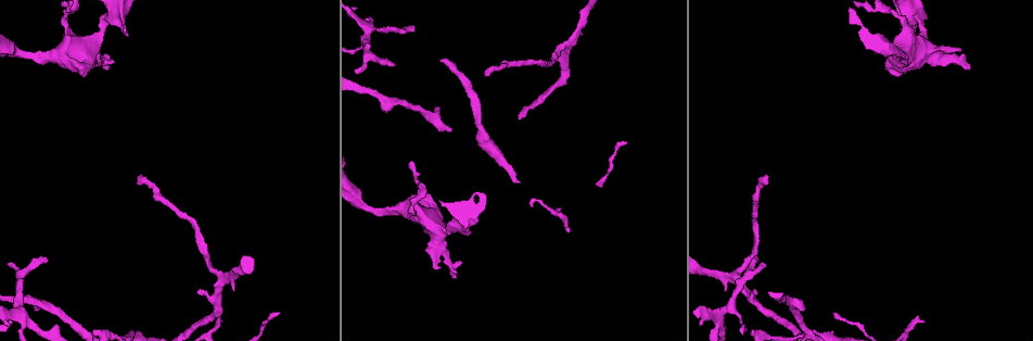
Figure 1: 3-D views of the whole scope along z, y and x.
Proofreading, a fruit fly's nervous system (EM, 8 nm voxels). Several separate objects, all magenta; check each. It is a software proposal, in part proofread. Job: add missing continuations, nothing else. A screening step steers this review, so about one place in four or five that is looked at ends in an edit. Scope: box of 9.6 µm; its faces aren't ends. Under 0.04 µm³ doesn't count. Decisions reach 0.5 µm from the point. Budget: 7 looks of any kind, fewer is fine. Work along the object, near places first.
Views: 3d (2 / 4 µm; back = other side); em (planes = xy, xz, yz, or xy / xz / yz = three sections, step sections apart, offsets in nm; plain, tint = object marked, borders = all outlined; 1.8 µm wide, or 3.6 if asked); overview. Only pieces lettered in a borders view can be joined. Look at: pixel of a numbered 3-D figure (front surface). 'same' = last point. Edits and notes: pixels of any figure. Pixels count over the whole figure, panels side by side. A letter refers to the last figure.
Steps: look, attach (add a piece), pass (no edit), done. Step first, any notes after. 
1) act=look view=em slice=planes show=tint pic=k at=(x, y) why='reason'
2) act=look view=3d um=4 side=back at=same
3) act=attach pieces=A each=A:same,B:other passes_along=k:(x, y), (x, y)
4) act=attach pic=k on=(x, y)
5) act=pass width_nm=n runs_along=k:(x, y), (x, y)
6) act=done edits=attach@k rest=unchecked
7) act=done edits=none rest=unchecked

act=look view=em slice=planes show=plain pic=1 at=(46, 263) why='free end'

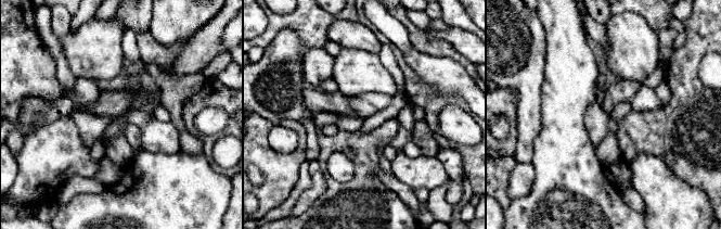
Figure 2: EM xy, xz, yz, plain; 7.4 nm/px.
act=look view=em slice=planes show=borders at=same why='see the neighbours'

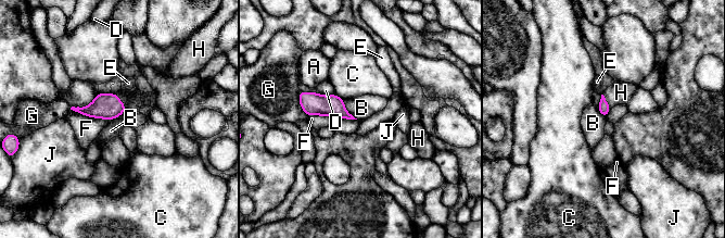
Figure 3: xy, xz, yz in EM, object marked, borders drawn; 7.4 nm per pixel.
act=attach pieces=H each=A:other,B:other,C:other,D:other,E:other,F:other,G:other,H:same,J:other passes_along=3:(603, 108), (607, 101), (620, 92) found='it goes on there'

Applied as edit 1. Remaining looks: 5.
act=look view=em slice=xy step=4 show=borders pic=1 at=(487, 76) why='tapers out'

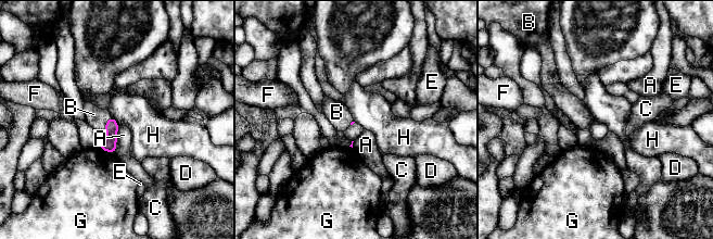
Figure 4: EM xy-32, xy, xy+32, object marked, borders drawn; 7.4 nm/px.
act=look view=em slice=planes show=borders at=same why='cut it another way'

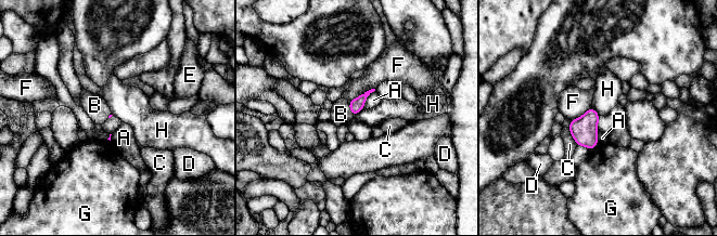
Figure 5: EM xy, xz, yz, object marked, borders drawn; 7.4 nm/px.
act=attach pieces=B each=A:other,B:same,C:other,D:other,E:other,F:other,G:other,H:other passes_along=5:(357, 104), (350, 108), (341, 114) found='it goes on there'

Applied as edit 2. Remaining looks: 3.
act=look view=overview why='redraw'

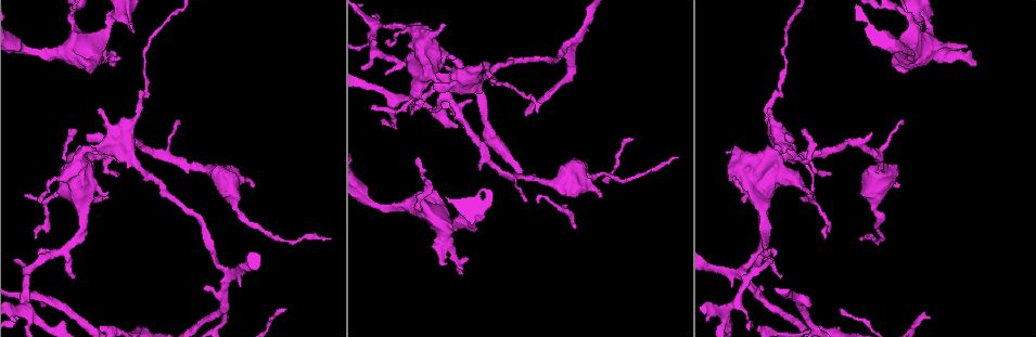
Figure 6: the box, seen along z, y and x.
act=look view=3d um=4 pic=6 at=(967, 48) why='free end'

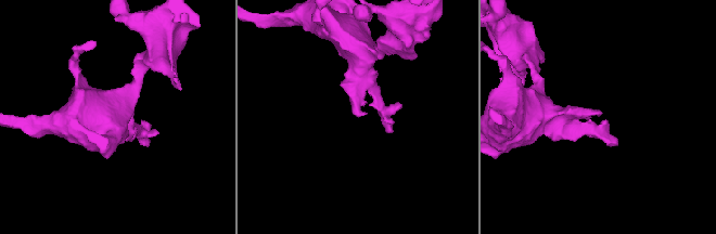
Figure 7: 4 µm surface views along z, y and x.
act=look view=em slice=planes show=borders pic=7 at=(599, 114)

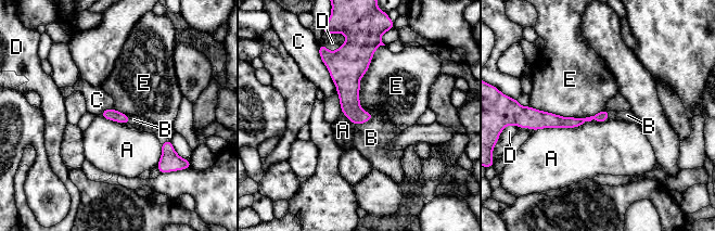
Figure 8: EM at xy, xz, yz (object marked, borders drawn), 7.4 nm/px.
act=attach pieces=B each=A:other,B:same,C:other,D:other,E:other passes_along=8:(348, 92), (365, 122), (371, 138) found='it goes on there'

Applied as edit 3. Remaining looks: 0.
act=done edits=attach@3,attach@5,attach@8 rest=unchecked

